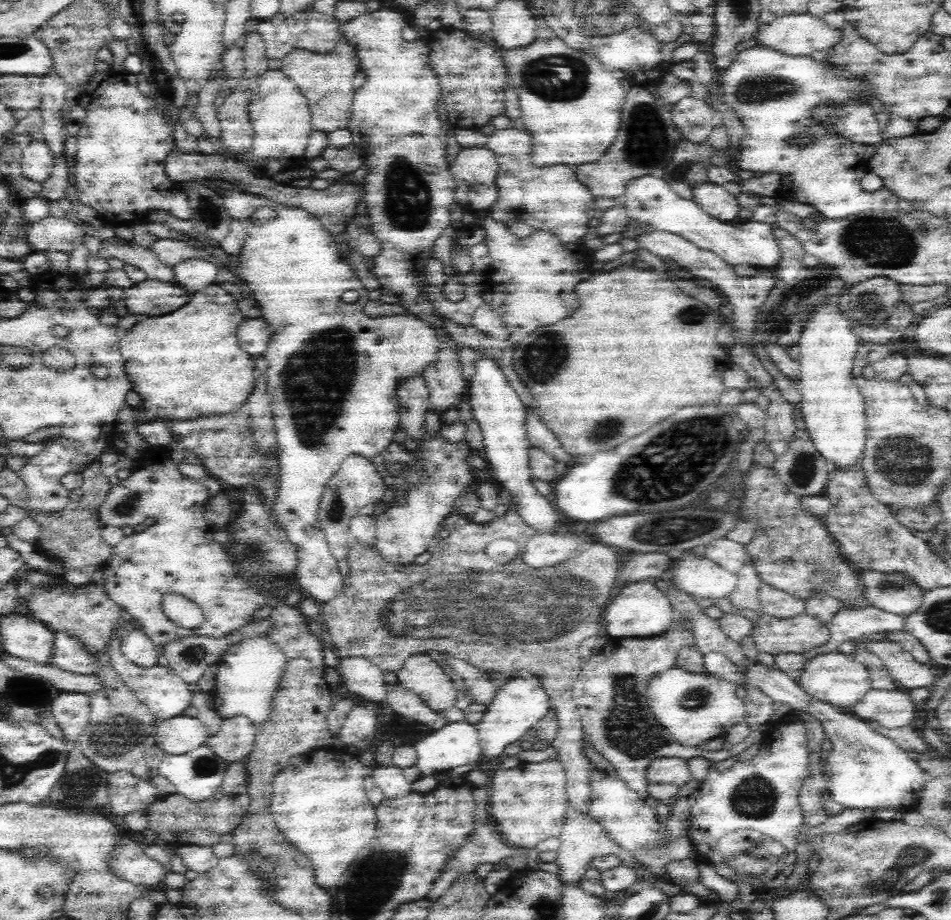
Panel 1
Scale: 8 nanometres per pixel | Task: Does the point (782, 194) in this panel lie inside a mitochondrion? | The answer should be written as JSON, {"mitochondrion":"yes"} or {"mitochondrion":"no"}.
{"mitochondrion":"no"}

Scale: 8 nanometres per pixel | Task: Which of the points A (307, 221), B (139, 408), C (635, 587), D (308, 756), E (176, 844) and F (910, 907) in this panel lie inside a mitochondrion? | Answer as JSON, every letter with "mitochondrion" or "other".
{"A":"other","B":"other","C":"other","D":"other","E":"other","F":"other"}

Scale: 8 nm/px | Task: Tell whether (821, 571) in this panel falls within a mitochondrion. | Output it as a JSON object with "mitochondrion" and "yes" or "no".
{"mitochondrion":"yes"}

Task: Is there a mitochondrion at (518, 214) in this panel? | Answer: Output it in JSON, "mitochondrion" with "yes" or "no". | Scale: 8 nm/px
{"mitochondrion":"yes"}

